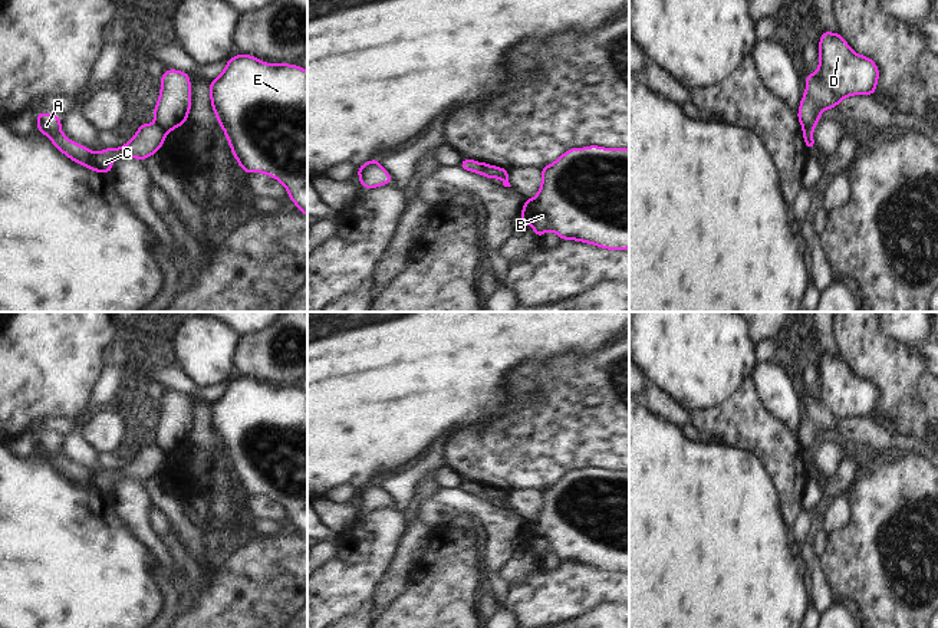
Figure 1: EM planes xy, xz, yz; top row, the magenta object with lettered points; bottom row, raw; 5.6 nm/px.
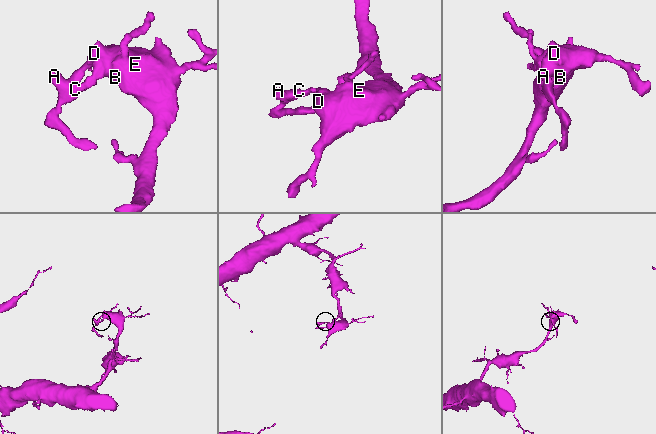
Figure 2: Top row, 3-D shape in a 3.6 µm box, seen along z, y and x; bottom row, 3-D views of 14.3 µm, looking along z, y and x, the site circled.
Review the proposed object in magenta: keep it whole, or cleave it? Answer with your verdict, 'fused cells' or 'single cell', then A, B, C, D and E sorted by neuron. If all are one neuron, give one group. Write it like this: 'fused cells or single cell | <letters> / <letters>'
fused cells | A C / B D E

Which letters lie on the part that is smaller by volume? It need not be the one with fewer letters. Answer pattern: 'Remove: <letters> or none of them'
Remove: A, C

